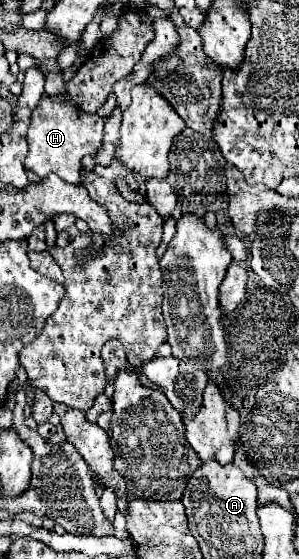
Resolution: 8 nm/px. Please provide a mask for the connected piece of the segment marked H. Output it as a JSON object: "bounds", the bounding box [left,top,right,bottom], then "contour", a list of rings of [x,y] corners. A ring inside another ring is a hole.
{"bounds":[23,97,105,185],"contour":[[[43,97],[43,101],[35,107],[27,143],[29,153],[23,159],[25,169],[37,173],[41,179],[45,179],[49,173],[59,175],[63,181],[77,185],[81,179],[81,159],[85,155],[97,153],[103,139],[103,123],[105,121],[99,115],[83,113],[73,107],[67,99],[61,97]]]}

